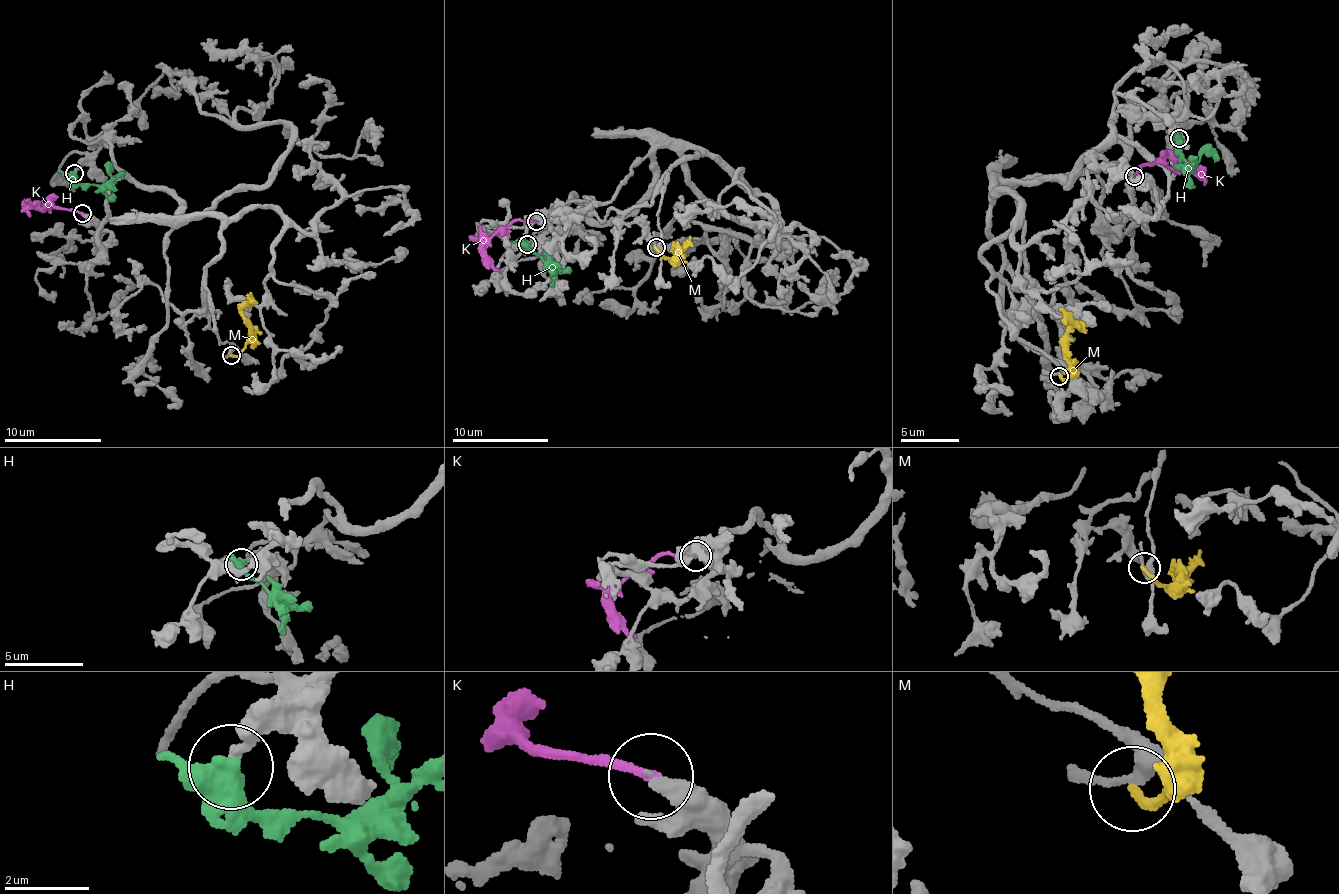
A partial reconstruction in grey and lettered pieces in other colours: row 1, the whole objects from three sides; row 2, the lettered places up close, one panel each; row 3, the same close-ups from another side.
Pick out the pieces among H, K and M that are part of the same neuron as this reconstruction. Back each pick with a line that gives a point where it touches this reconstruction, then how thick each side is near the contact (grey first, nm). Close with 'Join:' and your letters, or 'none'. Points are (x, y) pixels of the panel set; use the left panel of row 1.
K: contact (82, 213); calibres 360 and 190 nm
Join: K

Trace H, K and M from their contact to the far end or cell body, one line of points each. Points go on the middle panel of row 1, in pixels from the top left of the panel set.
H: (527, 244), (556, 273), (550, 287)
K: (536, 220), (511, 220), (485, 246), (485, 255), (500, 272)
M: (657, 247), (667, 258), (674, 255), (680, 249), (676, 245), (682, 247), (689, 235)

